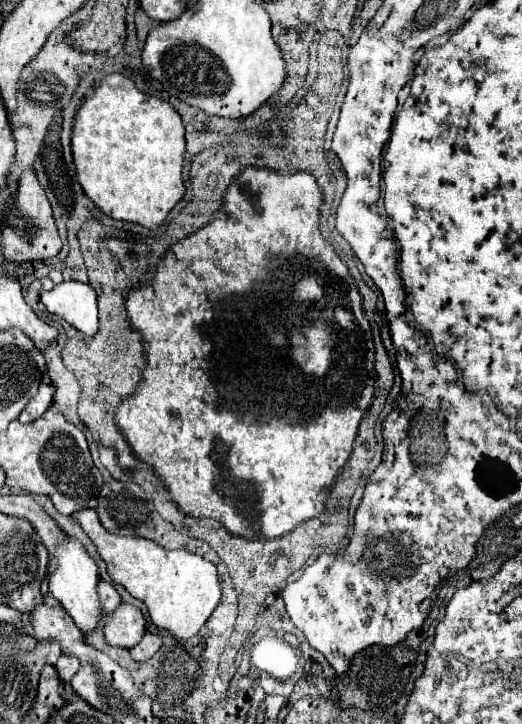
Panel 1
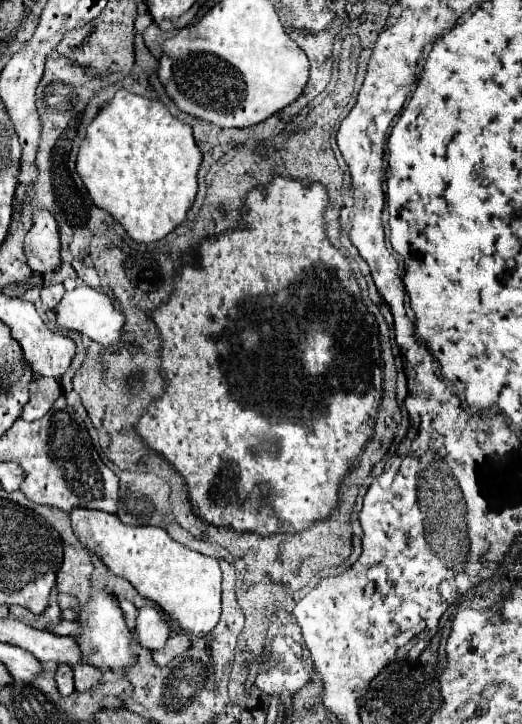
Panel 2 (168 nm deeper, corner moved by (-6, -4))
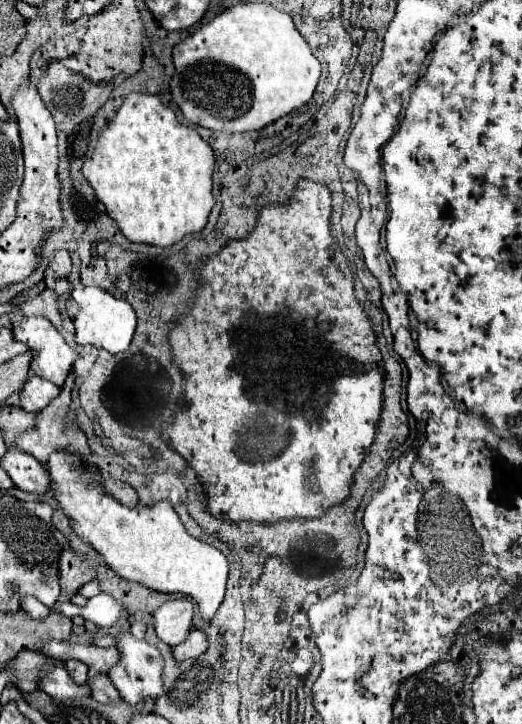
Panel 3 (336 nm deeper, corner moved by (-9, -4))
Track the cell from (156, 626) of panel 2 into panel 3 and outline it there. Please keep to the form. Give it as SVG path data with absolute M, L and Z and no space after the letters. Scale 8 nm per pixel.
M169 600L161 608L153 612L153 626L157 636L169 644L177 646L185 640L187 632L191 630L193 618L193 602L191 600Z

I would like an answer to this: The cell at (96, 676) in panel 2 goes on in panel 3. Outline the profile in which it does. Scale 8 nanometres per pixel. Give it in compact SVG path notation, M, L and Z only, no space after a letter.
M97 674L97 678L89 678L87 680L89 688L91 688L91 698L95 698L97 702L117 702L119 694L117 688L113 688L113 684L109 682L109 678L105 674Z

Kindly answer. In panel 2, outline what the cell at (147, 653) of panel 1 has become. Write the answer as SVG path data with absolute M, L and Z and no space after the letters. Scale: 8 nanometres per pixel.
M178 632L178 634L172 634L166 642L166 646L158 652L154 652L154 660L158 662L158 666L166 666L172 658L180 656L182 652L186 652L190 648L190 638L184 634L184 632Z

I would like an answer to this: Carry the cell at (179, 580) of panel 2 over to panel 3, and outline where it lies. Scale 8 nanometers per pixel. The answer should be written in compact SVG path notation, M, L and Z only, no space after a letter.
M53 452L47 466L53 478L53 496L71 520L73 532L91 544L117 576L155 592L189 596L197 604L203 622L213 620L225 594L227 558L215 546L189 536L169 502L129 510L105 494L91 472L77 472L75 456Z

